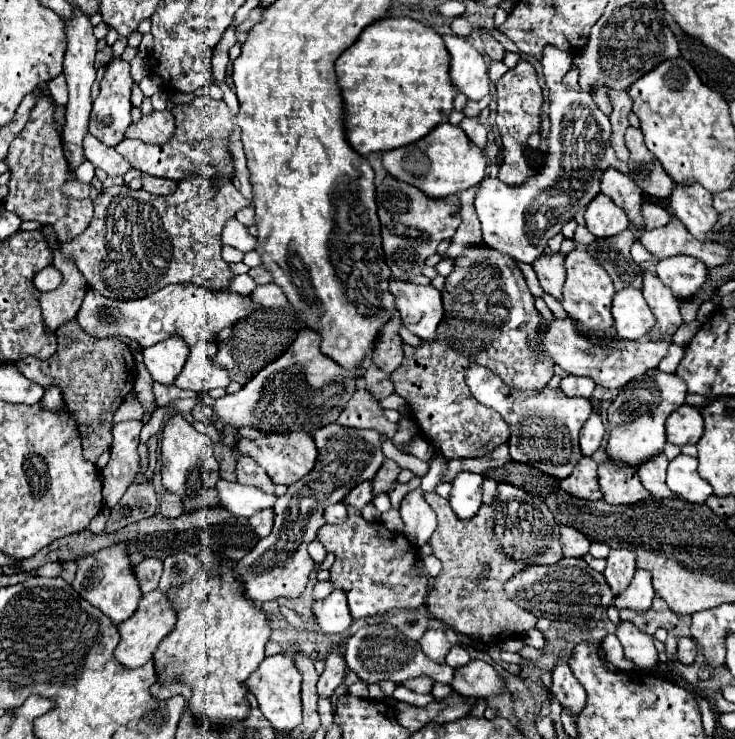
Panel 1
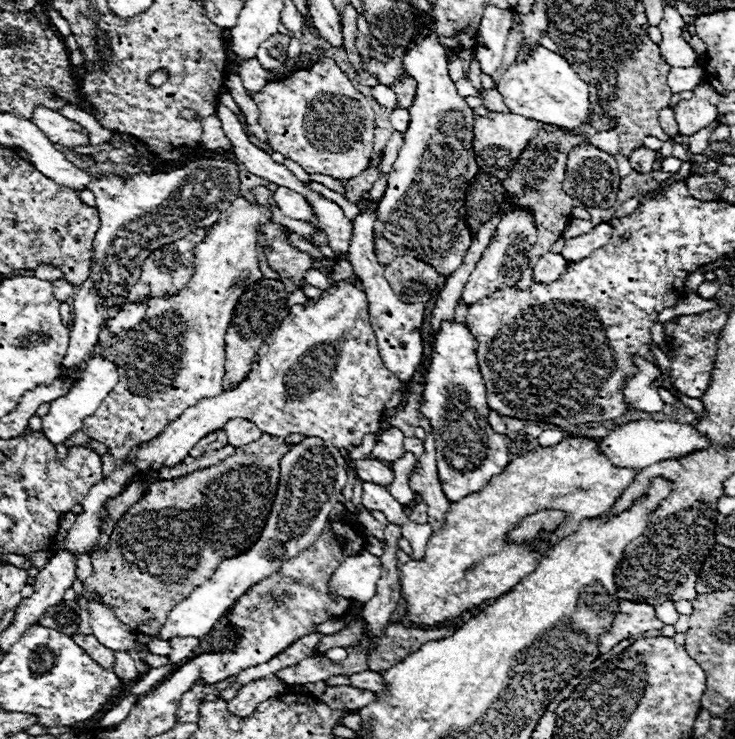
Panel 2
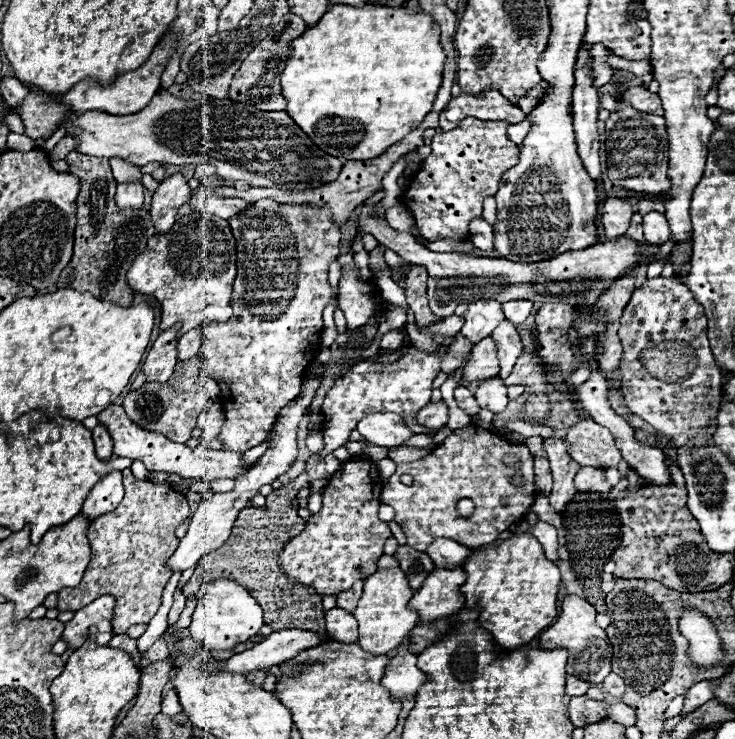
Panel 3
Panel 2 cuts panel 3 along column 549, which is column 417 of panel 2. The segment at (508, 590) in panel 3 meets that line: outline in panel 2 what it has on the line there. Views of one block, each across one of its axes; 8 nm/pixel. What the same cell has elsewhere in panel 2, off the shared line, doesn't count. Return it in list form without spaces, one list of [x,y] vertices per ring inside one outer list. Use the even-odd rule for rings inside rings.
[[[568,436],[554,448],[536,448],[526,456],[514,458],[482,490],[450,504],[444,526],[428,540],[424,560],[402,564],[400,584],[408,620],[426,628],[448,624],[512,590],[524,576],[534,572],[540,554],[508,544],[508,530],[528,514],[558,508],[568,514],[568,520],[550,536],[556,542],[572,534],[582,518],[596,518],[610,512],[634,476],[634,470],[612,466],[596,450],[596,440],[580,436]]]

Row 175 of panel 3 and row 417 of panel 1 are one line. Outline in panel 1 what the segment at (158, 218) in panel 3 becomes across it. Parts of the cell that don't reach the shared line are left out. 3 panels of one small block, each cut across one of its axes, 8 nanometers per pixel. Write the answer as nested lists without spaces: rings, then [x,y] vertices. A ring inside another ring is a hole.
[[[180,414],[172,416],[162,432],[162,484],[168,492],[178,494],[184,504],[184,512],[196,512],[208,506],[220,506],[216,482],[220,480],[218,462],[212,454],[212,442],[198,432]]]

